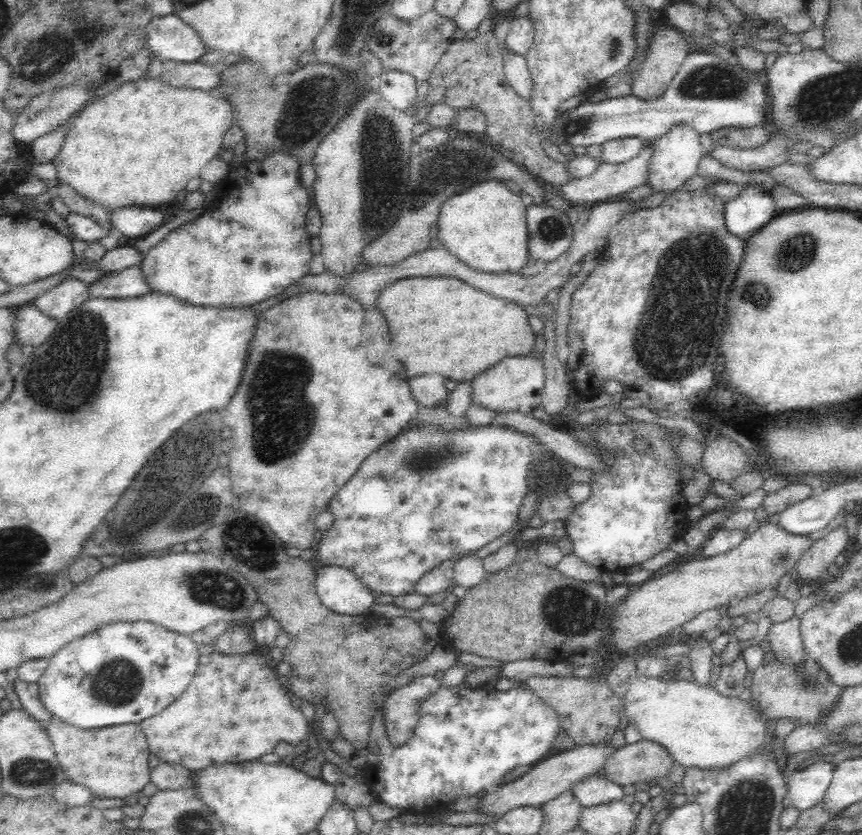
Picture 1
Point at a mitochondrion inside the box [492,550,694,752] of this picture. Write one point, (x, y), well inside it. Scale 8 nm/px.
(574, 613)

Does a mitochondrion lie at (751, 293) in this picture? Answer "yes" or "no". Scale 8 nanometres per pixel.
yes

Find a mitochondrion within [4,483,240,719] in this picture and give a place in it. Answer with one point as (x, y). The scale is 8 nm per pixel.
(118, 684)

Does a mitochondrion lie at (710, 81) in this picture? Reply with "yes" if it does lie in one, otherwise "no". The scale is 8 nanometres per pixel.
yes

